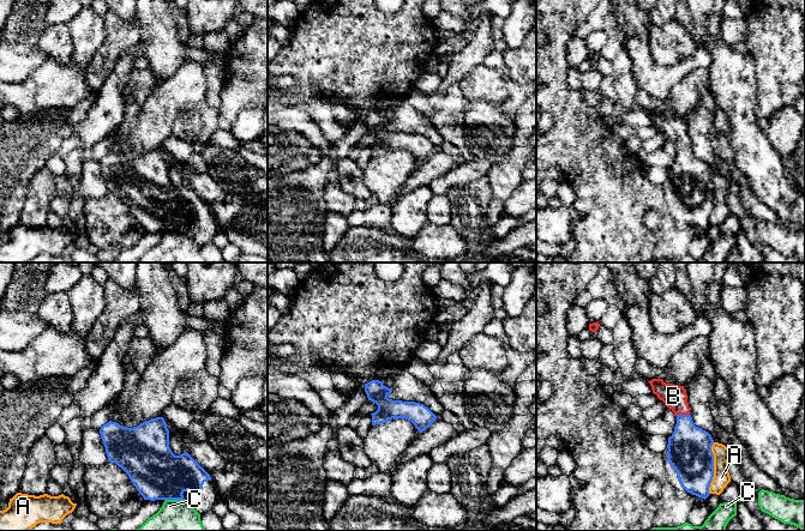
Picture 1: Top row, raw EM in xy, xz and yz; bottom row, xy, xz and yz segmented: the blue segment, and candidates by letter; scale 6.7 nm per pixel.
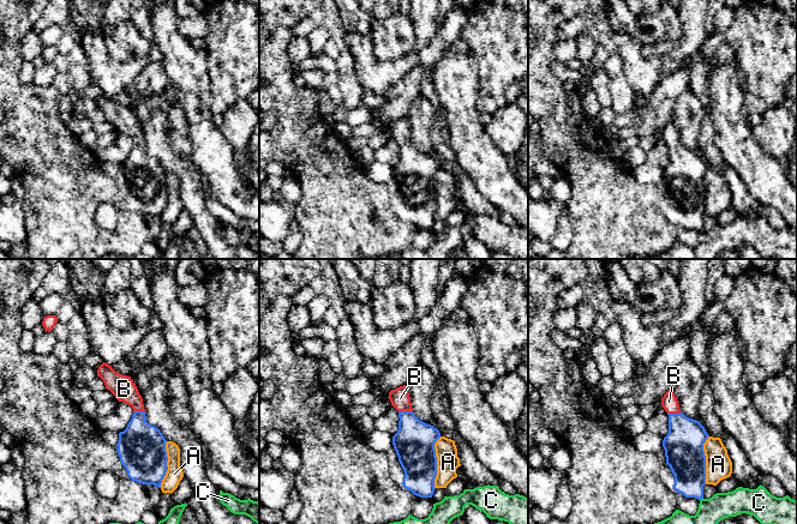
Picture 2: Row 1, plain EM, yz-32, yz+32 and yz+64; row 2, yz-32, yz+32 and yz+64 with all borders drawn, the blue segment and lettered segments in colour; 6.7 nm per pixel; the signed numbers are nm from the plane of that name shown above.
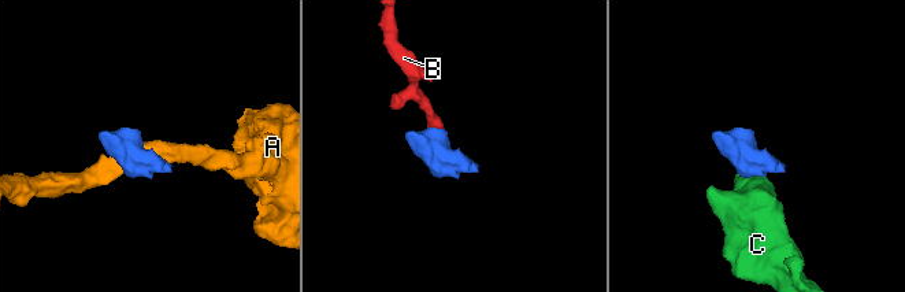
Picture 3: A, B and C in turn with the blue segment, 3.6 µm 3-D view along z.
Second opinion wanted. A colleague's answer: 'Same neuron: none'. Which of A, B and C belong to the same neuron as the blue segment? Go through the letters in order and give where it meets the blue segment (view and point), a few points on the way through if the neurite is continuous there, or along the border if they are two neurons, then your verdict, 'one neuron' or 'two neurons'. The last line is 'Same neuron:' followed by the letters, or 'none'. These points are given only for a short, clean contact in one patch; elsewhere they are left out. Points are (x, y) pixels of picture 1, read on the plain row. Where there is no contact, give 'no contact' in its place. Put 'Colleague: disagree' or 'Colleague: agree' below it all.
A: meets blue in yz at (713, 199); two neurons
B: meets blue in yz at (683, 146); runs through yz (689, 179), (683, 146), (673, 127); one neuron
C: meets blue in xy at (174, 230); border along xy (164, 230), (184, 231); two neurons
Same neuron: B
Colleague: disagree

